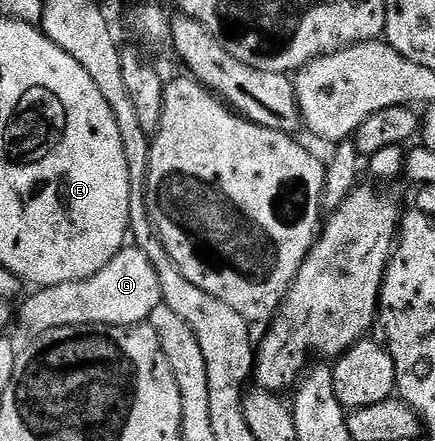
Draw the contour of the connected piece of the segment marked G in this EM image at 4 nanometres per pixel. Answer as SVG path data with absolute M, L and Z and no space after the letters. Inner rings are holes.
M125 246L97 274L77 282L61 282L48 288L39 286L20 308L17 308L17 324L30 334L42 334L49 330L57 330L61 326L89 326L104 324L105 326L129 326L150 321L153 310L162 304L161 284L157 282L157 270L153 270L153 262L145 258L141 249Z

